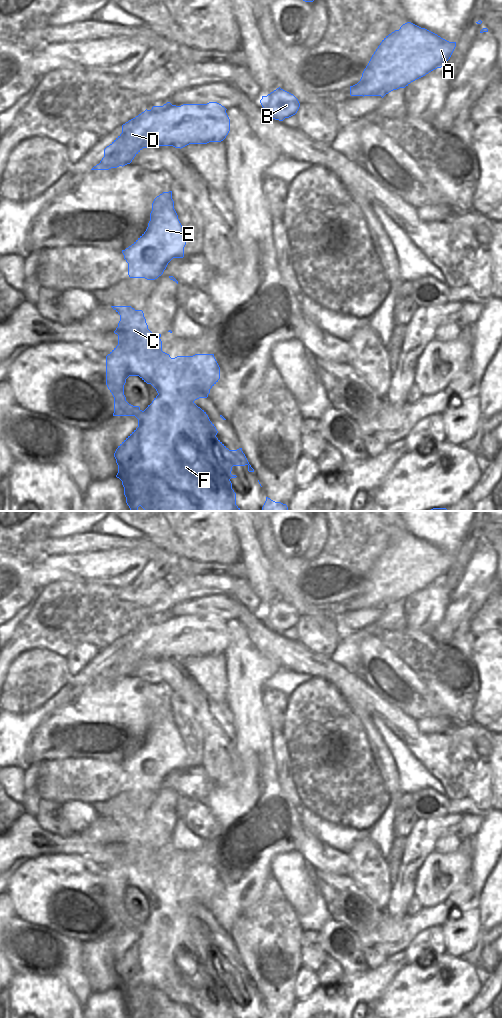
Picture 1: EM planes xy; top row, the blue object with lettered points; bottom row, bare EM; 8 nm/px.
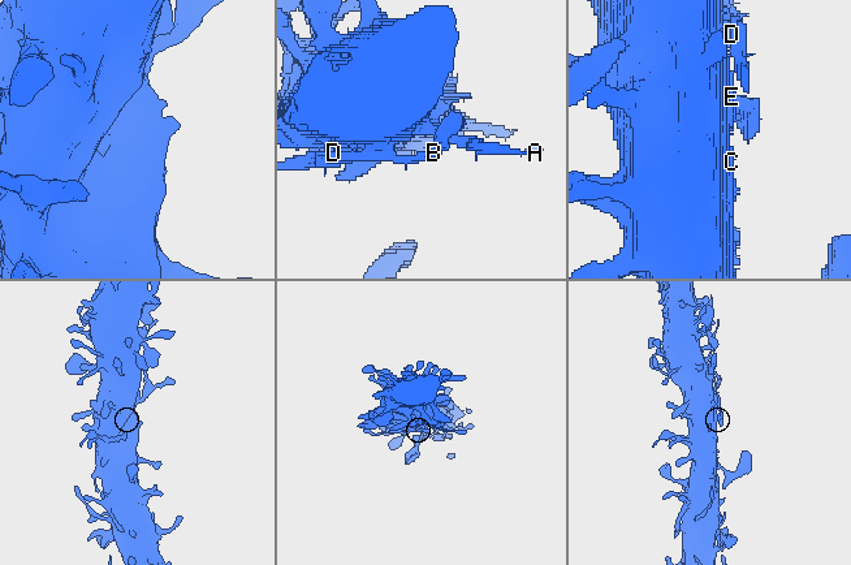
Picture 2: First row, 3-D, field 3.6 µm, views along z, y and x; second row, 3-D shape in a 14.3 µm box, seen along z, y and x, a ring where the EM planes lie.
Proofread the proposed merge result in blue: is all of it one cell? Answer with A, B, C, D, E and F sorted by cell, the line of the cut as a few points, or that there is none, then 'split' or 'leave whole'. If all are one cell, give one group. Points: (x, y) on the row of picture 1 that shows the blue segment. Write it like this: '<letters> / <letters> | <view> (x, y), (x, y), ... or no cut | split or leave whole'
A B C D E F | no cut | leave whole

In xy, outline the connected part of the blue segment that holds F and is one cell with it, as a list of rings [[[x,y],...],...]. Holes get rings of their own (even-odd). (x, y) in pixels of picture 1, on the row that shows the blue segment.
[[[111,306],[119,315],[120,321],[118,327],[114,331],[118,335],[118,345],[106,356],[106,385],[114,397],[114,413],[113,416],[135,416],[138,419],[138,427],[118,446],[114,453],[116,463],[118,465],[118,473],[116,475],[122,481],[124,487],[124,495],[126,503],[130,511],[138,511],[141,506],[144,511],[241,511],[236,505],[236,493],[232,489],[231,478],[236,478],[232,475],[233,466],[248,466],[249,472],[254,472],[254,469],[249,464],[242,448],[237,450],[229,450],[217,437],[217,429],[210,421],[204,410],[198,407],[194,401],[199,398],[207,398],[210,389],[220,379],[220,367],[214,357],[214,354],[195,354],[193,356],[177,356],[171,358],[169,354],[162,351],[161,334],[153,334],[149,329],[142,310],[135,310],[131,306]],[[129,376],[139,376],[147,384],[151,384],[157,391],[158,395],[152,403],[142,411],[139,406],[133,406],[126,401],[124,395],[124,385]]]

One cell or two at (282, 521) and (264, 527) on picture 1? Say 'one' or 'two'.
two

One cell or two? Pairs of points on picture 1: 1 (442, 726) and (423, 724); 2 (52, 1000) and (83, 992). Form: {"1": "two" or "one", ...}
{"1": "one", "2": "two"}

